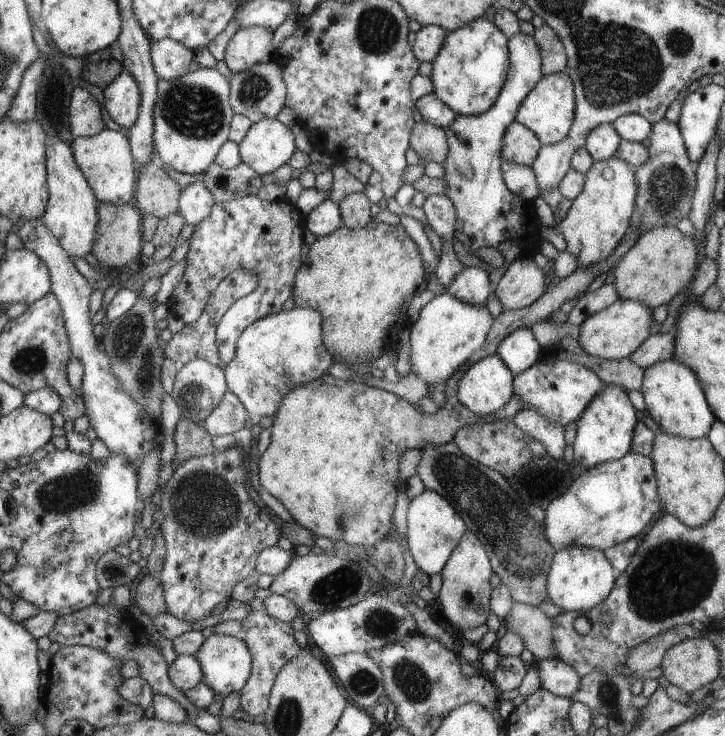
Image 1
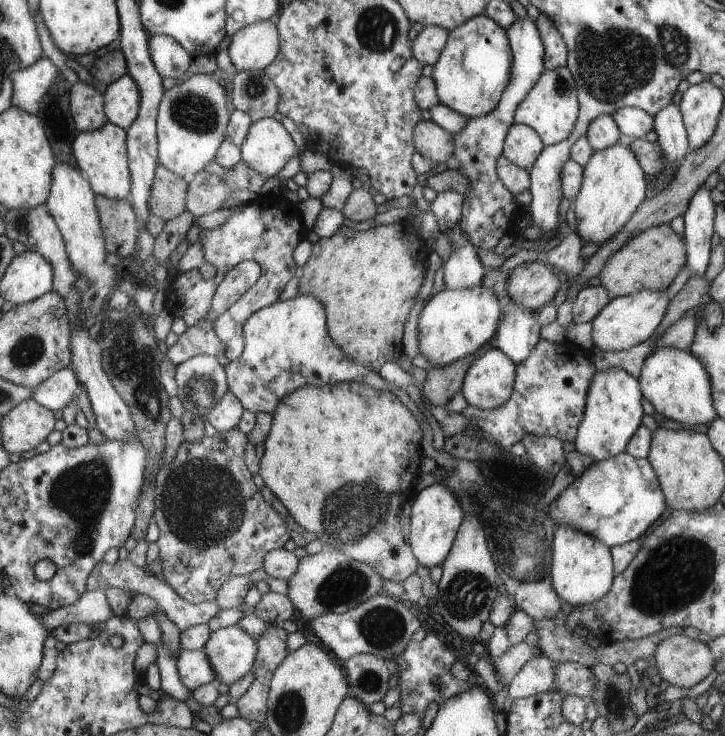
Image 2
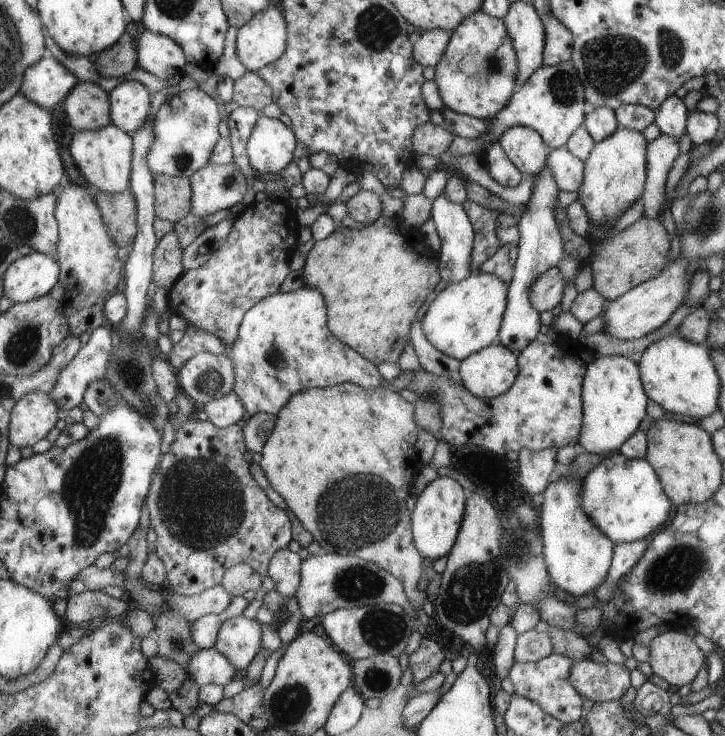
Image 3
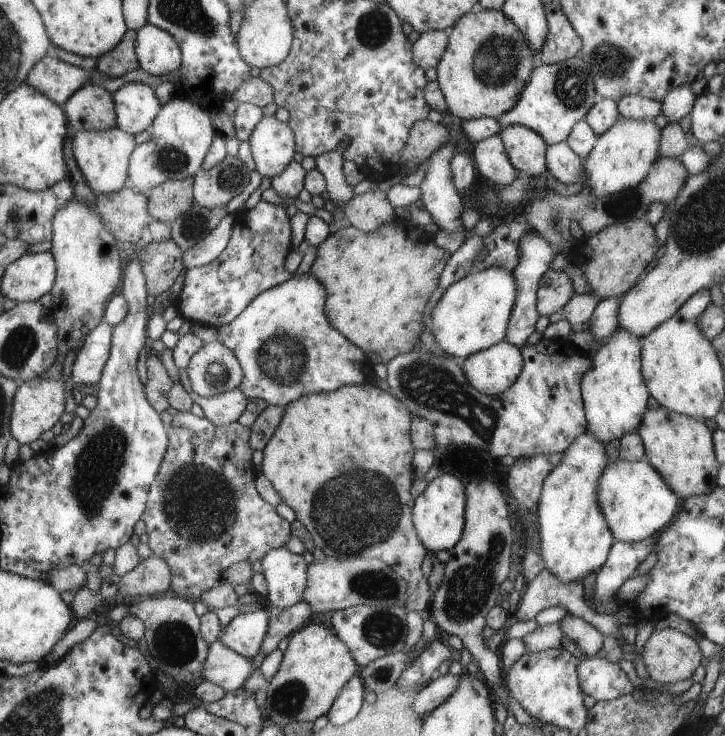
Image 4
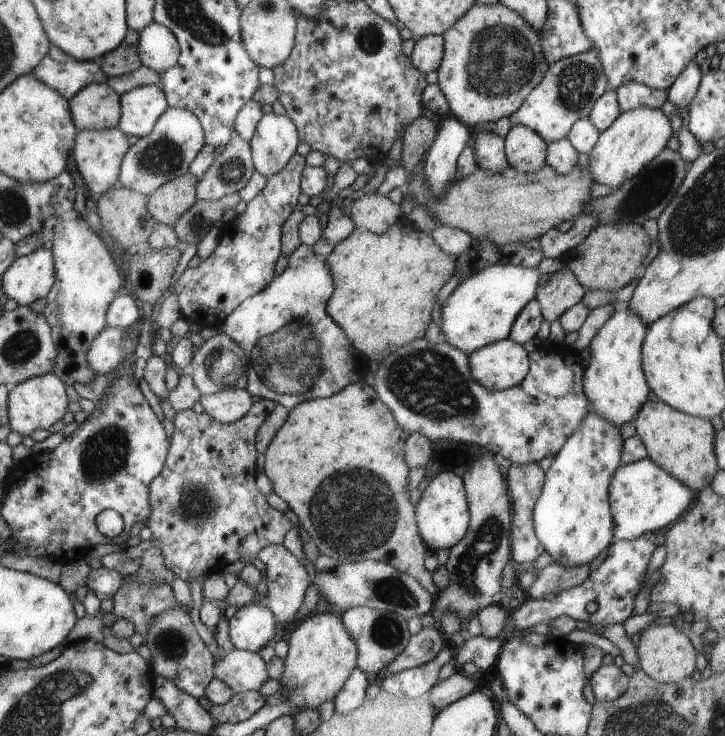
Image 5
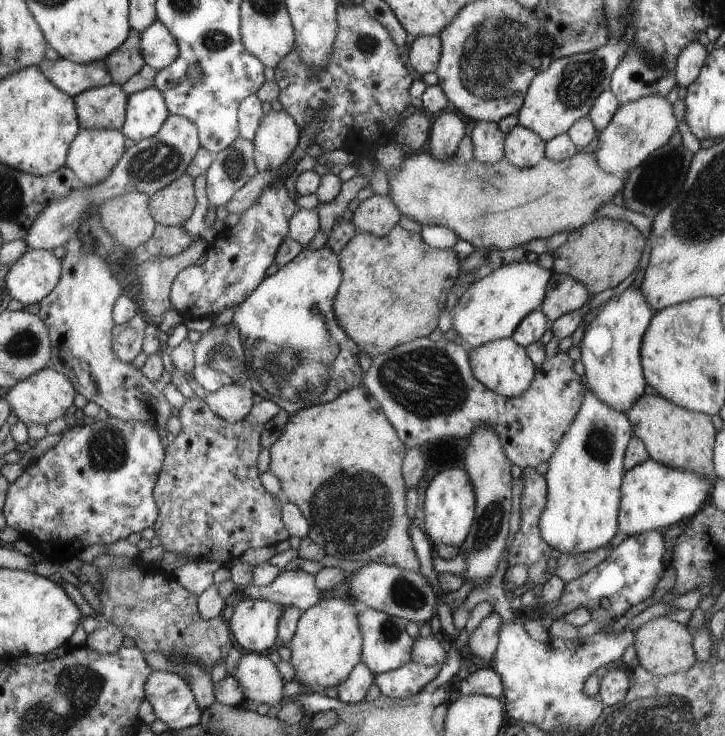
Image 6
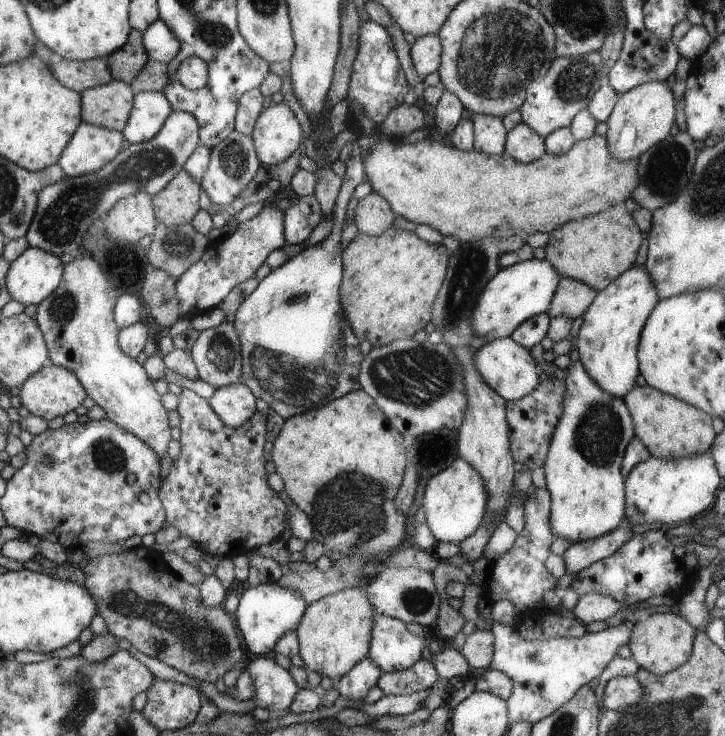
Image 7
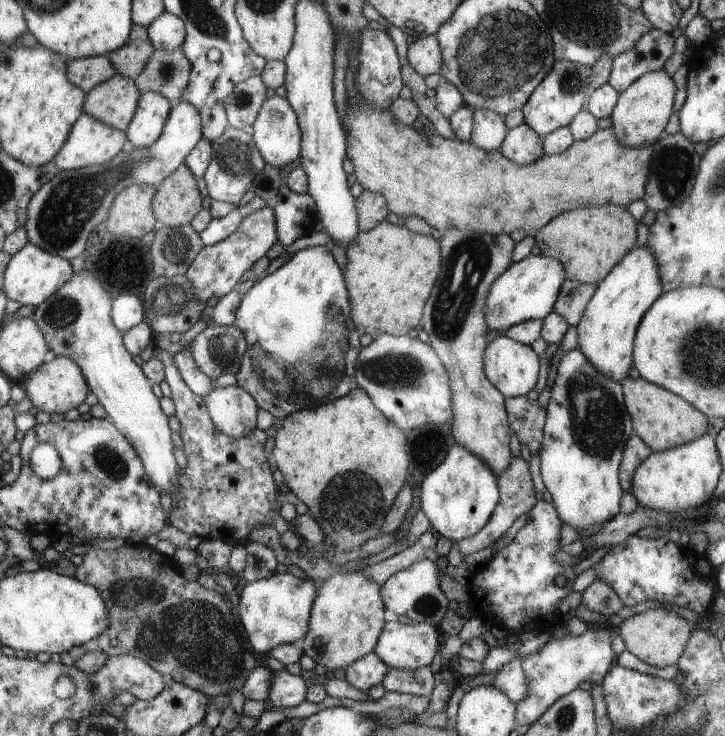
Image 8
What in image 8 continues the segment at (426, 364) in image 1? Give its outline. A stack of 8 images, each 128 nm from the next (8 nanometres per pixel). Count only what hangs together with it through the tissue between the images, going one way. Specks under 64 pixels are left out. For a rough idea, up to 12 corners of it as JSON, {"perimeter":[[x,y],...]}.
{"perimeter":[[528,255],[492,283],[487,327],[506,332],[554,311],[567,278]]}

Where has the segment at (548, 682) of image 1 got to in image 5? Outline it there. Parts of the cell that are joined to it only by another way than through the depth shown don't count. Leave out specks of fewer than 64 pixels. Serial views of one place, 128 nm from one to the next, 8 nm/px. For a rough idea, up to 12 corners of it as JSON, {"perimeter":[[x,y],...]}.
{"perimeter":[[614,663],[590,679],[598,702],[619,699],[630,678]]}

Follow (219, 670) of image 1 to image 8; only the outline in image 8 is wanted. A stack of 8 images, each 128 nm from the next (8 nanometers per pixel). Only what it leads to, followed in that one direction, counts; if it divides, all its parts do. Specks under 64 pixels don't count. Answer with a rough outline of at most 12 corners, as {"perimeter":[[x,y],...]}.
{"perimeter":[[274,573],[236,606],[263,657],[310,628],[312,579]]}

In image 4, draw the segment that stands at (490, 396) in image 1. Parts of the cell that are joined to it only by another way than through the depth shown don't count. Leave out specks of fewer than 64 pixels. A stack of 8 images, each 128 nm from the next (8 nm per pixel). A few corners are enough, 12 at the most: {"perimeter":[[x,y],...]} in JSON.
{"perimeter":[[506,338],[461,363],[472,386],[507,391],[525,365]]}

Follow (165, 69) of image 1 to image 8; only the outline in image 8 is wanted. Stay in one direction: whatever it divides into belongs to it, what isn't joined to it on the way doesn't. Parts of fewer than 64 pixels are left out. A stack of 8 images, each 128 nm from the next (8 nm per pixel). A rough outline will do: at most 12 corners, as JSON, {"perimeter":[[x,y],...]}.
{"perimeter":[[169,12],[147,29],[155,50],[178,51],[184,21]]}

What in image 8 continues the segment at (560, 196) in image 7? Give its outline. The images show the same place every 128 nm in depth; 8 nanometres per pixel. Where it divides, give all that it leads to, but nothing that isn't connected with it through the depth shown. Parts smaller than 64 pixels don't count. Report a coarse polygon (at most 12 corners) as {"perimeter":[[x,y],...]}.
{"perimeter":[[349,104],[348,158],[390,211],[533,233],[642,199],[611,128],[519,165]]}

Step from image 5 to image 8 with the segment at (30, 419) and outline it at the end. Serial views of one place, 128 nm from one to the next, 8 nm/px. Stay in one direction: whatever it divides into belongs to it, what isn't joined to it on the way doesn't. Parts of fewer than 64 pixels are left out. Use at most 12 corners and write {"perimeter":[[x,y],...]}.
{"perimeter":[[52,356],[26,384],[32,404],[52,414],[78,408],[90,386],[82,369]]}

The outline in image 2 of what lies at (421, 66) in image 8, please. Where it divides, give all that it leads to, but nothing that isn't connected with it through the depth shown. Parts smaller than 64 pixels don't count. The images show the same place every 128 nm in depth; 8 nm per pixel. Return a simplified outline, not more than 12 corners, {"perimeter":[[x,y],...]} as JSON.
{"perimeter":[[428,25],[415,38],[414,56],[423,64],[439,59],[450,31]]}

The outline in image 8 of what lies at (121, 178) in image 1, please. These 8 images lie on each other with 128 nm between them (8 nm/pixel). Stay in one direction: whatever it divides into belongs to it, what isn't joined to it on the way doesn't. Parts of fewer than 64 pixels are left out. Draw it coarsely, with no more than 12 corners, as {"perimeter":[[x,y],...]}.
{"perimeter":[[84,113],[55,156],[60,171],[101,165],[126,142],[123,130]]}

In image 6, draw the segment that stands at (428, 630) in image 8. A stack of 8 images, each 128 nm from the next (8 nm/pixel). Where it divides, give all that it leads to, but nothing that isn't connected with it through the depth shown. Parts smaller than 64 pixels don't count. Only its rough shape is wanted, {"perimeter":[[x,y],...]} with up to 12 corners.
{"perimeter":[[362,607],[363,660],[377,676],[411,661],[407,621]]}

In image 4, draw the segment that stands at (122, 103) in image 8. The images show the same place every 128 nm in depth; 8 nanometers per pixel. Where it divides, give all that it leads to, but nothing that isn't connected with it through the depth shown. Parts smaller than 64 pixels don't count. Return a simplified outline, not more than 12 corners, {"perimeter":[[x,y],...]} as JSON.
{"perimeter":[[90,82],[62,107],[74,131],[118,123],[112,93]]}

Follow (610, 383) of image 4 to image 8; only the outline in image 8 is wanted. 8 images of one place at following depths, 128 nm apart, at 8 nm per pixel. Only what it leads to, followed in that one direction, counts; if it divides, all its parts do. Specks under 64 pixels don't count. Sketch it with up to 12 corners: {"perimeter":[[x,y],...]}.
{"perimeter":[[646,246],[598,283],[578,347],[607,377],[630,376],[636,328],[663,293]]}

